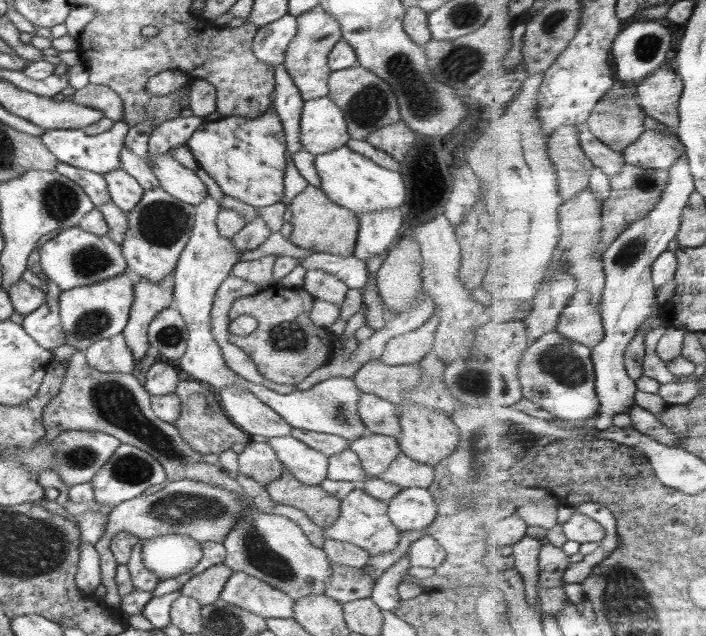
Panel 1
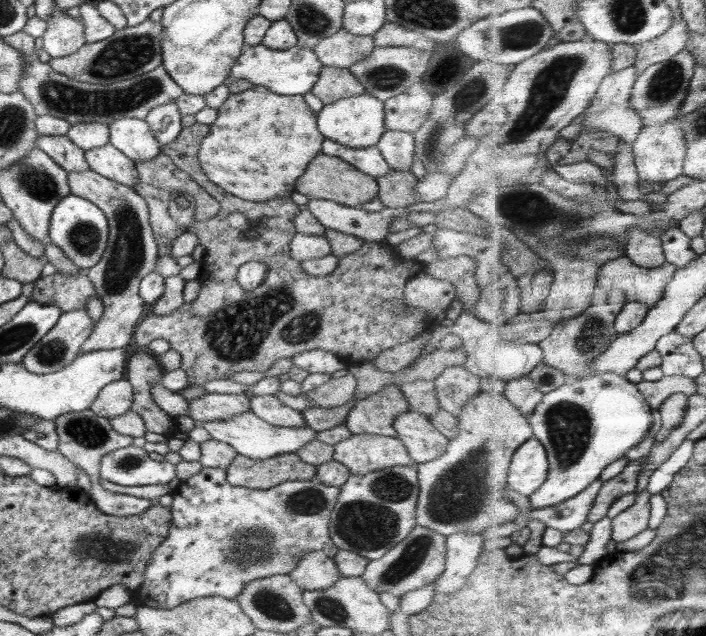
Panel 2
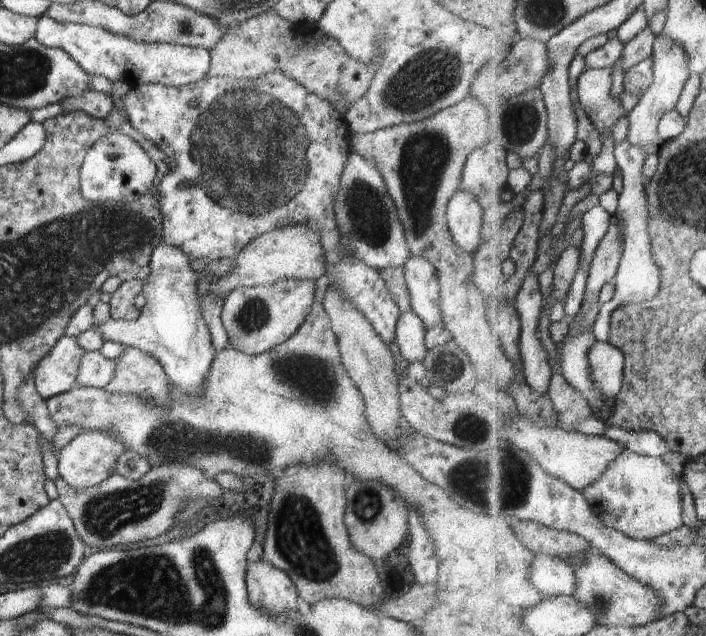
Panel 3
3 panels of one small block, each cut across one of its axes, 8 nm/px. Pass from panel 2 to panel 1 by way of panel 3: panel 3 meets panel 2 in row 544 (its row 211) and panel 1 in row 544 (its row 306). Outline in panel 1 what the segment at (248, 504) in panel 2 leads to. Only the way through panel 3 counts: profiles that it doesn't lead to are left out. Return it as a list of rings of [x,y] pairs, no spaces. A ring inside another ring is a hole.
[[[358,487],[341,500],[340,516],[327,526],[325,534],[332,540],[355,544],[368,552],[369,556],[392,552],[399,546],[402,532],[392,524],[387,513],[388,505],[388,502],[378,500]]]

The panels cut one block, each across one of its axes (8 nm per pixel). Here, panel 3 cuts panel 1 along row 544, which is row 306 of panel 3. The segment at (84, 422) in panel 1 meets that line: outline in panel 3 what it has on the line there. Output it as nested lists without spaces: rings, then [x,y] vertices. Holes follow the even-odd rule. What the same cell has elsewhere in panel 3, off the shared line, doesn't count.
[[[282,279],[269,285],[238,287],[225,296],[221,319],[229,336],[229,344],[245,355],[257,355],[296,332],[315,304],[317,291],[313,280]]]

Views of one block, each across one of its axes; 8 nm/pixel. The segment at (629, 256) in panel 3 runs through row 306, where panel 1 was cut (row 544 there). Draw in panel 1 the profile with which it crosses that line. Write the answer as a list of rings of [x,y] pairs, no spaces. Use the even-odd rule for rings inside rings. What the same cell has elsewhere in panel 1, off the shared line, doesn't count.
[[[585,502],[583,505],[579,506],[579,508],[587,516],[594,518],[594,520],[598,520],[600,524],[606,527],[606,538],[600,541],[603,547],[602,552],[600,552],[600,558],[602,558],[602,560],[610,558],[610,555],[615,550],[618,550],[622,544],[615,514],[612,510],[601,505],[599,502]]]

